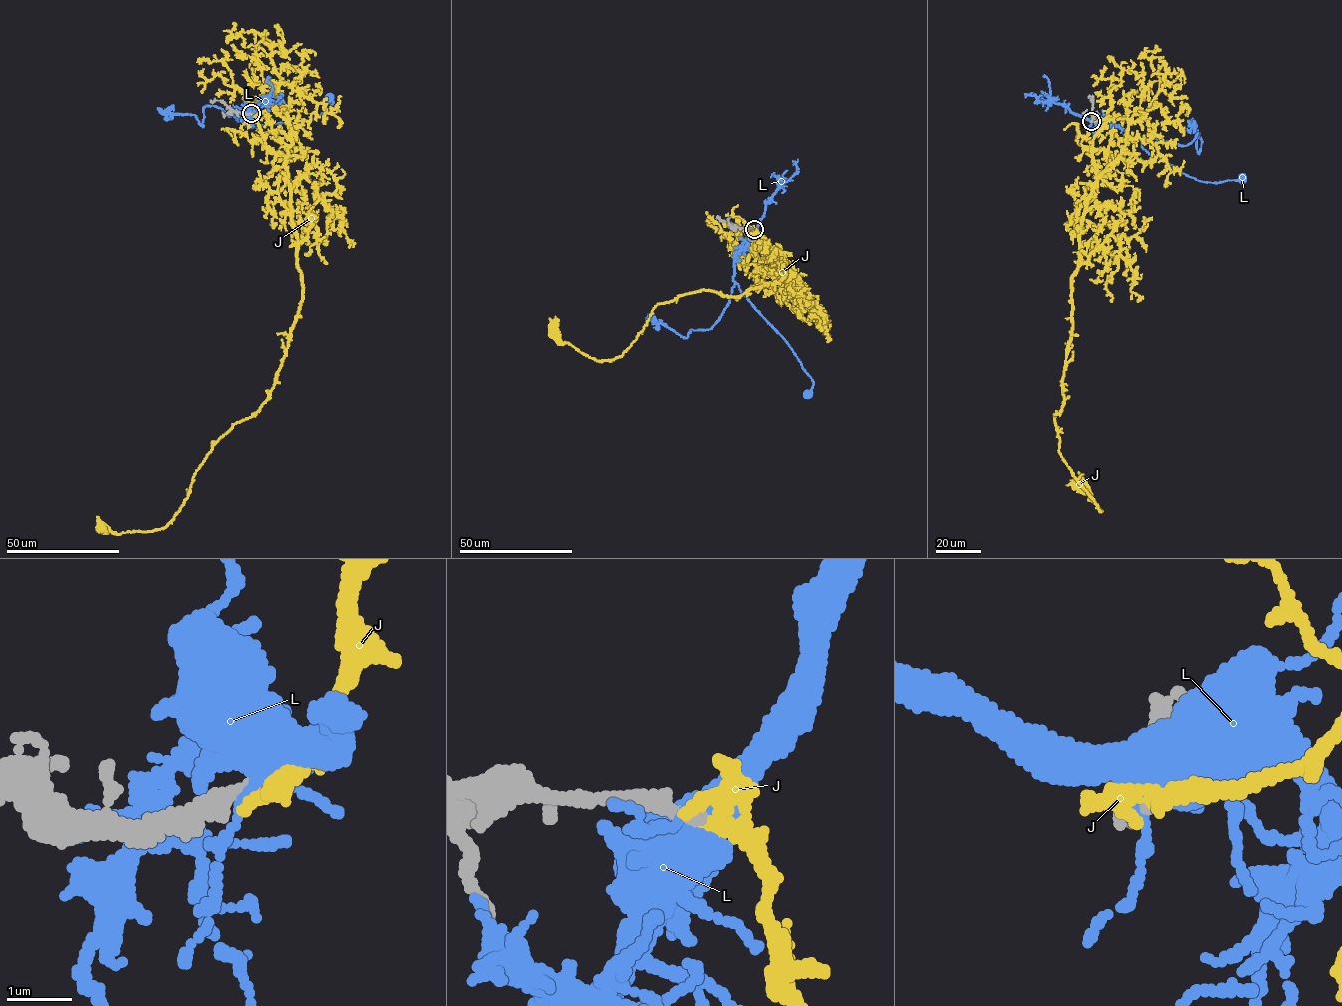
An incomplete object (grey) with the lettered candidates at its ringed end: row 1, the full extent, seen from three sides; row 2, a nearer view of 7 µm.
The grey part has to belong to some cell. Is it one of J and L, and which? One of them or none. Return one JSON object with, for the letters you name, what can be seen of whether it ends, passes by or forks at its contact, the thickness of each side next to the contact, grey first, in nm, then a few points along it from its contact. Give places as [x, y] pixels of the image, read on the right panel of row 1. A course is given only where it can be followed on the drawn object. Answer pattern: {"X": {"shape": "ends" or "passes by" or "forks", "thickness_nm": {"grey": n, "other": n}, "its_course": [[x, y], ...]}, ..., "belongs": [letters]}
{"J": {"shape": "passes by", "thickness_nm": {"grey": 280, "other": 240}, "its_course": [[1091, 121], [1106, 119], [1054, 414], [1059, 453], [1082, 485]]}, "belongs": ["J"]}

